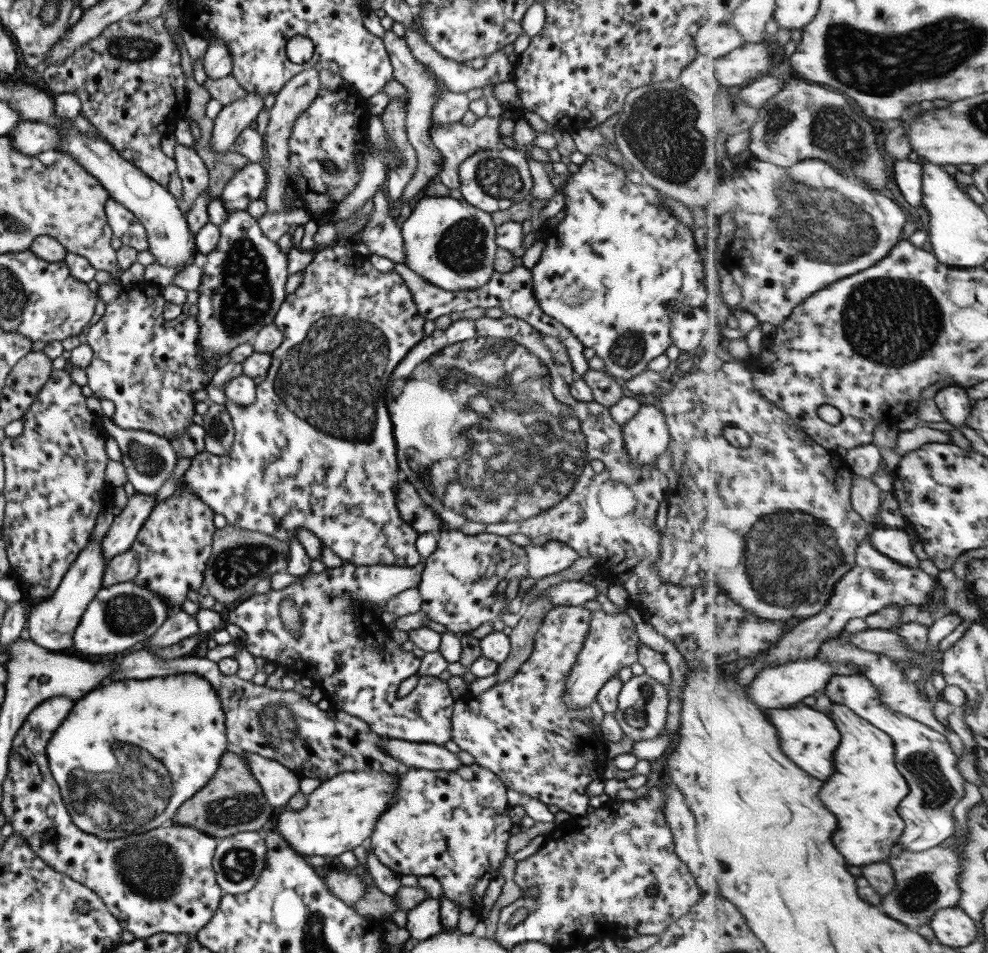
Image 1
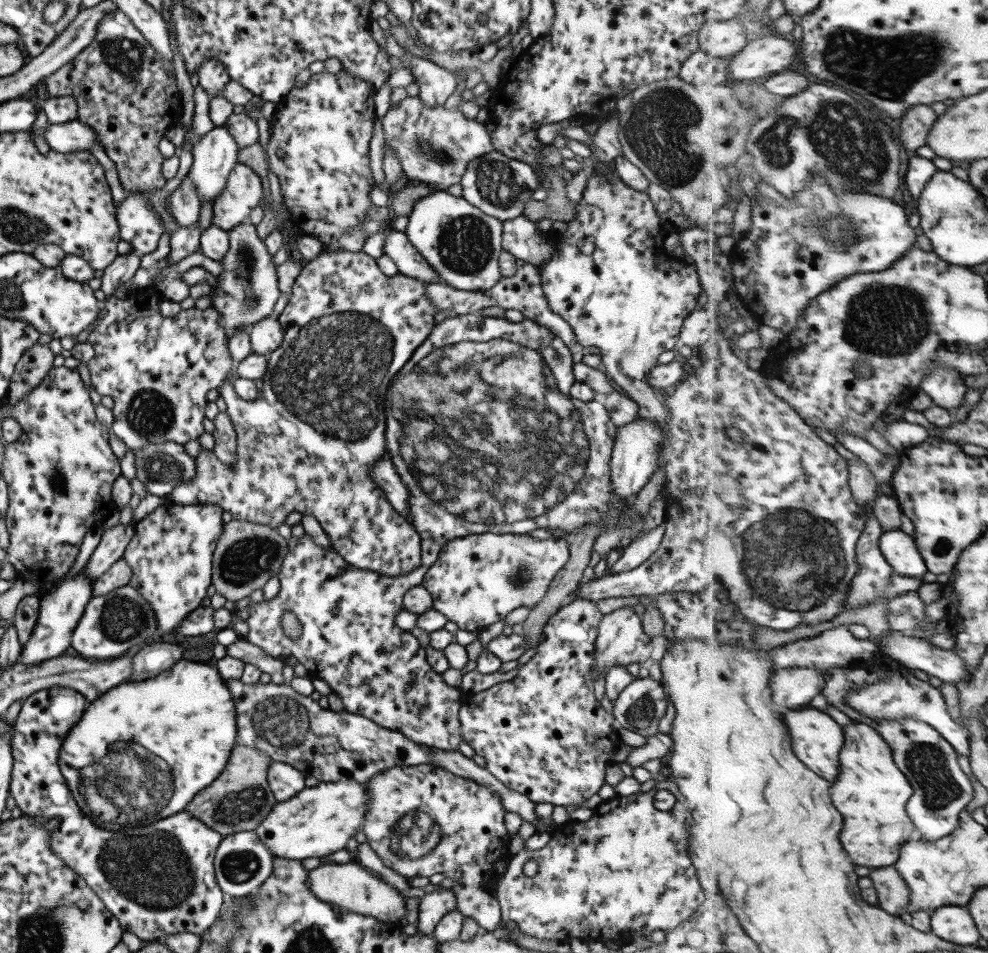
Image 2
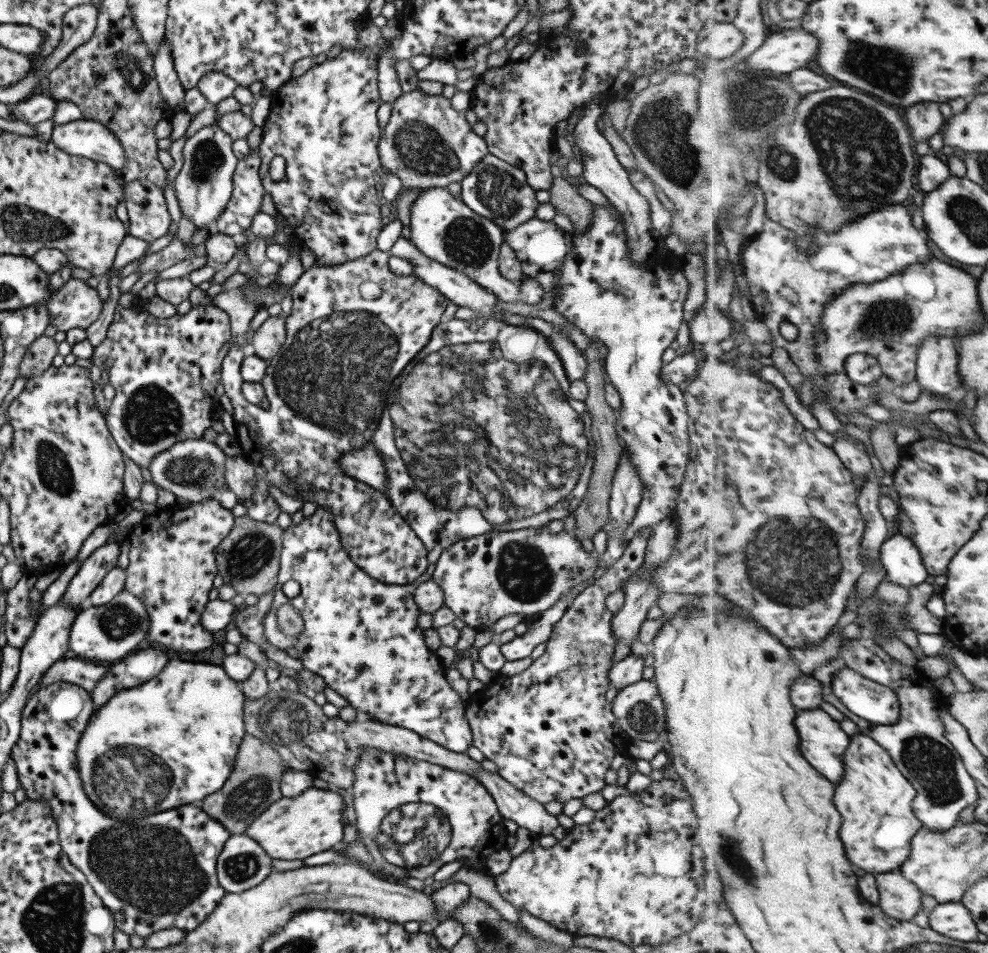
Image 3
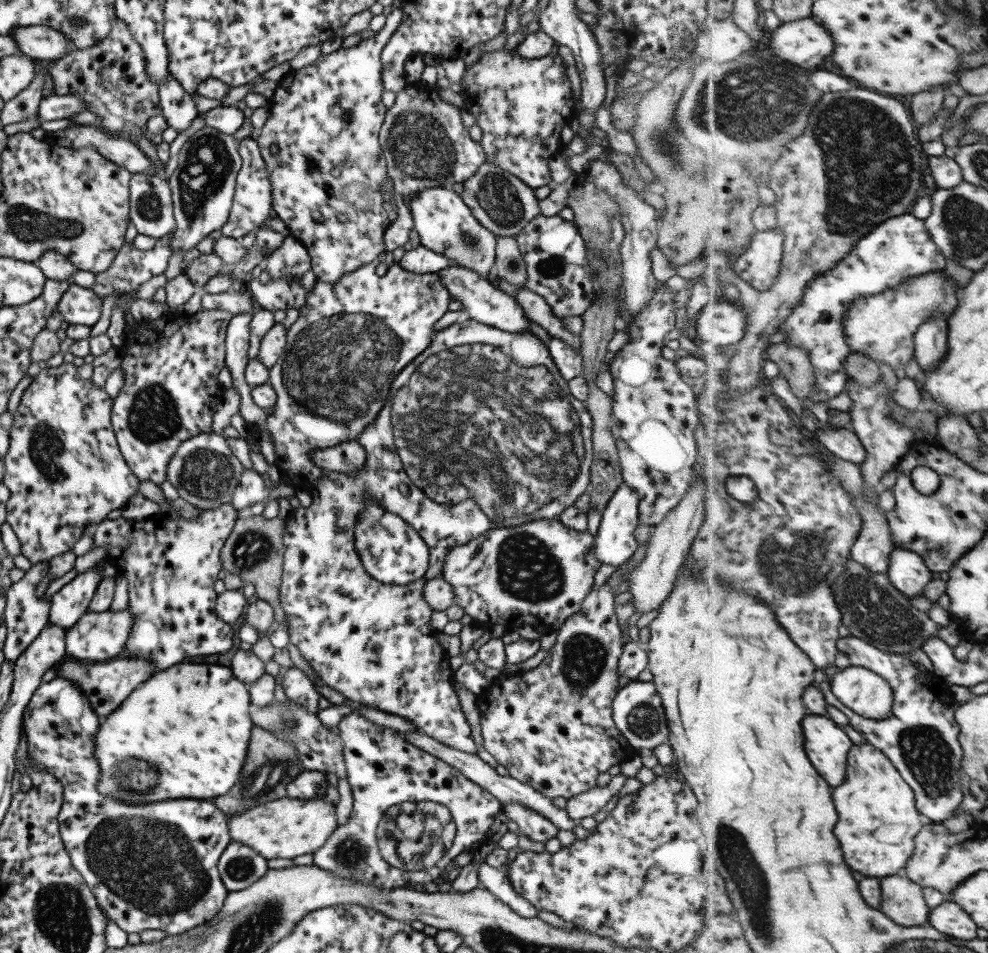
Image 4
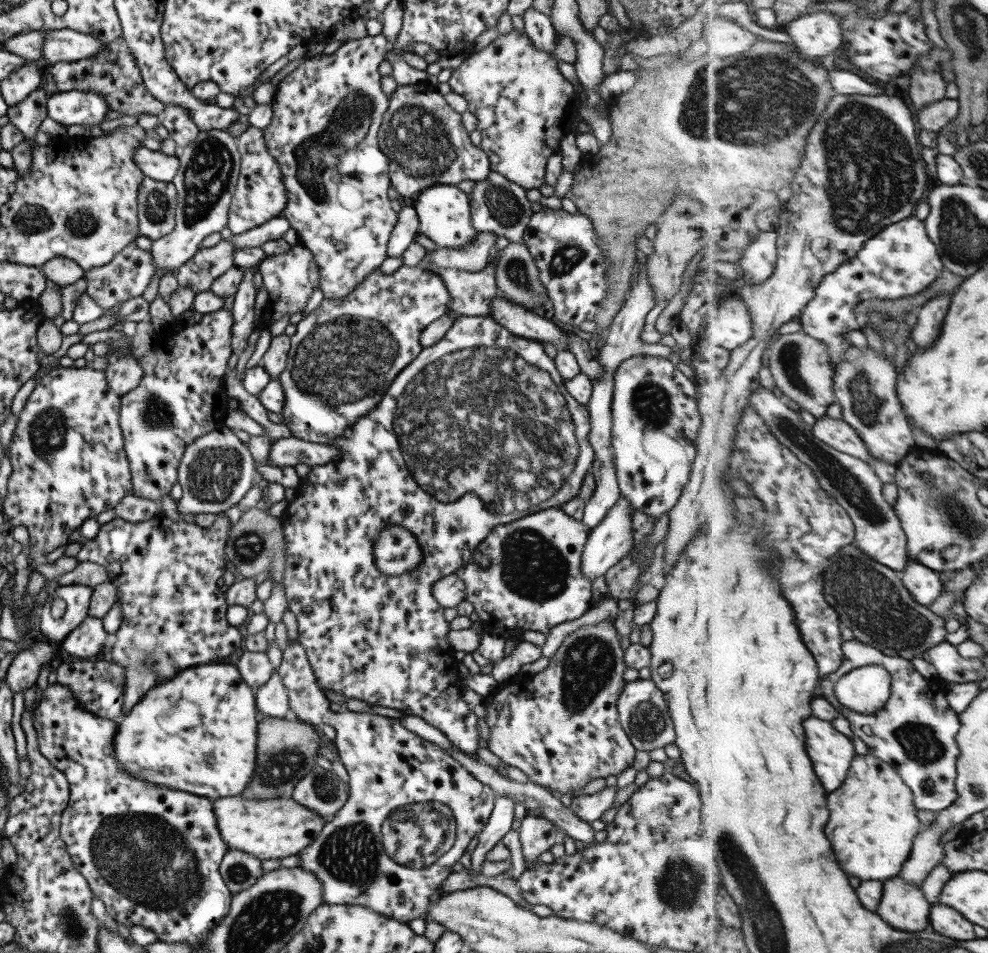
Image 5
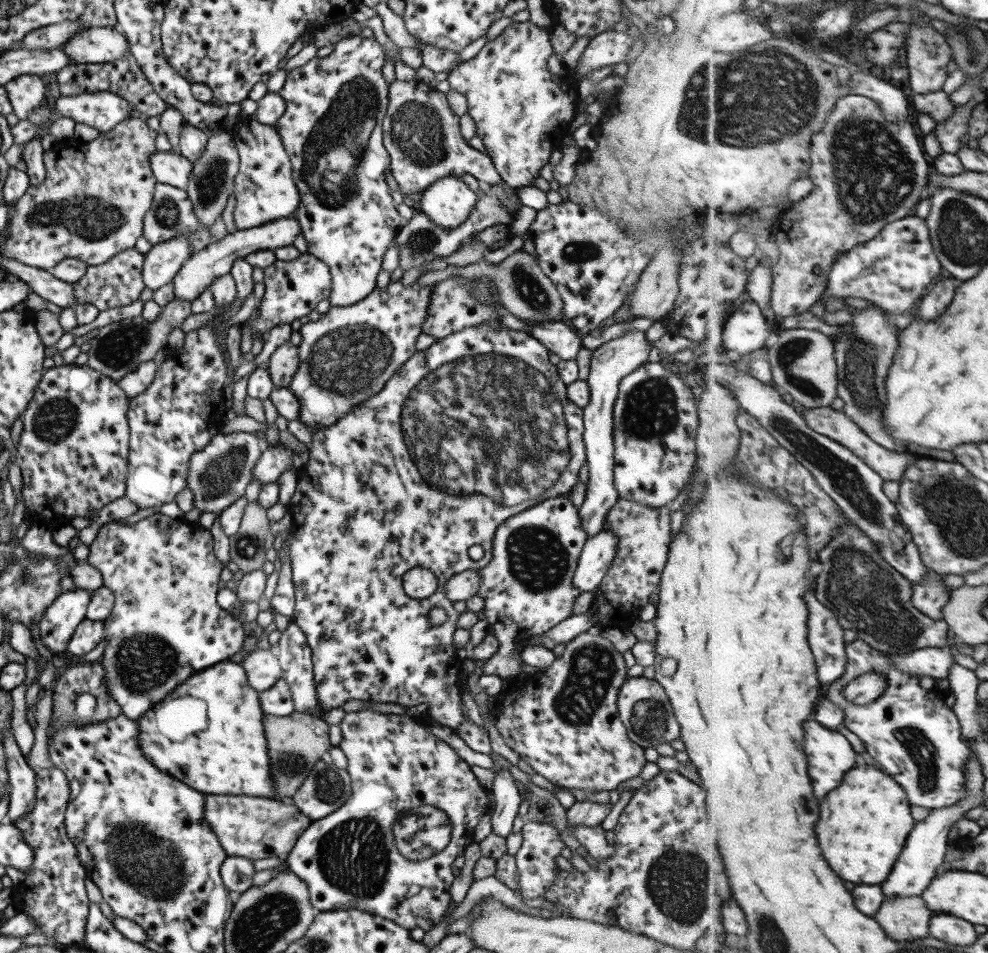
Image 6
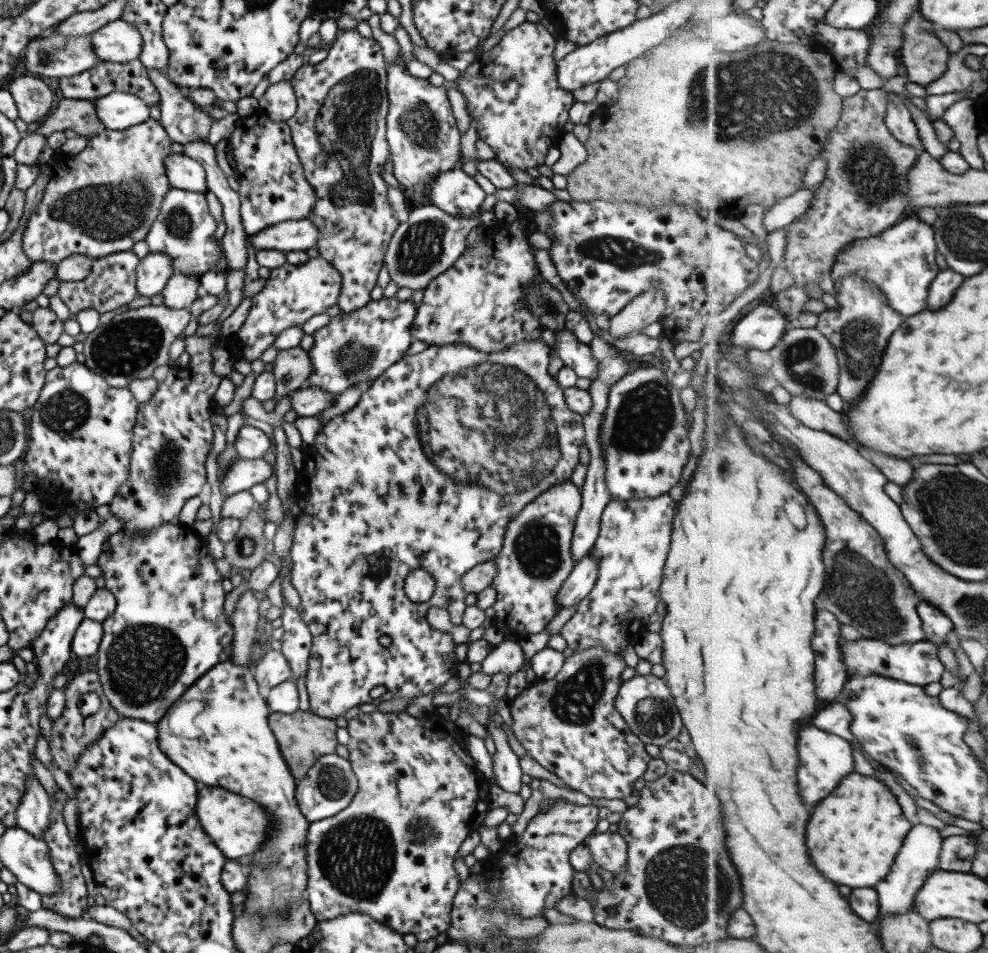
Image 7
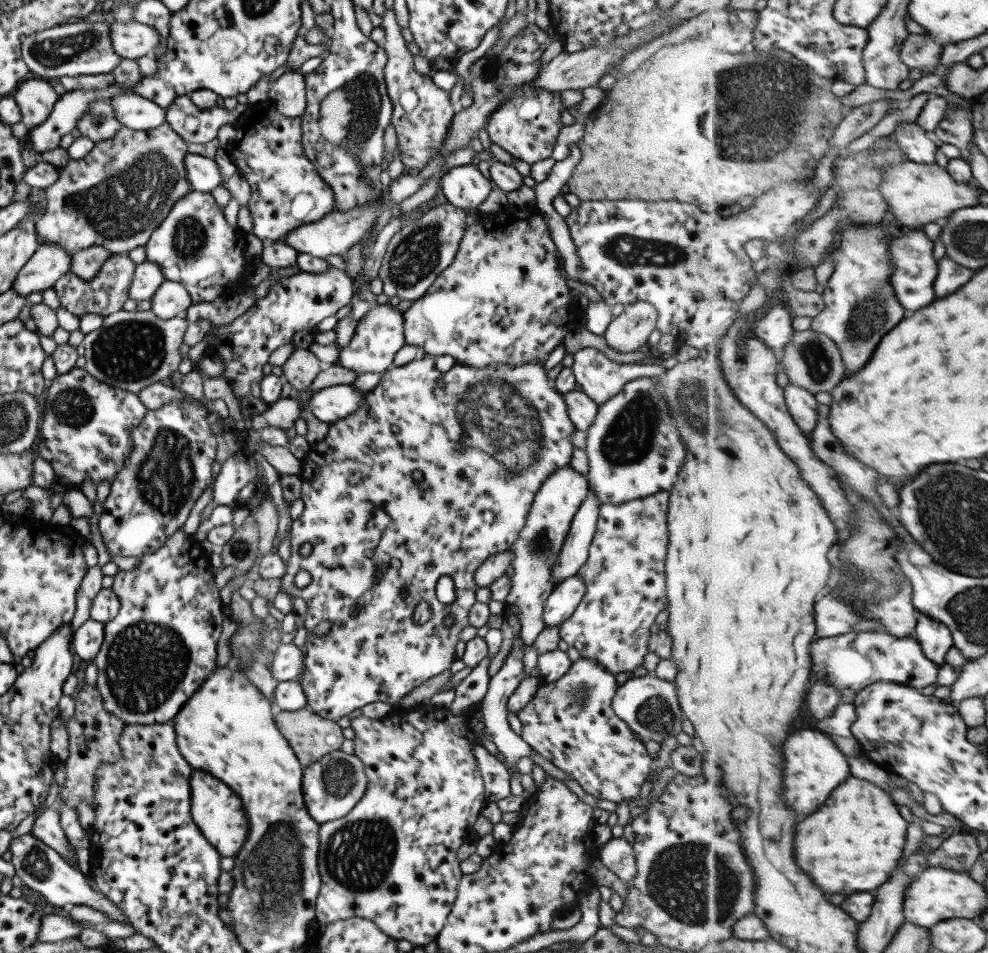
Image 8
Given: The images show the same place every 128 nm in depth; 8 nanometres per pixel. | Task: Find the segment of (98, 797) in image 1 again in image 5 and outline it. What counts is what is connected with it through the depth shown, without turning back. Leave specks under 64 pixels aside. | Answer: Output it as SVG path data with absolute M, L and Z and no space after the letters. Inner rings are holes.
M207 663L207 664L205 664L205 665L200 665L200 666L195 666L195 667L192 667L192 668L191 668L191 669L185 669L185 670L179 670L179 671L178 671L178 672L177 672L177 674L175 674L175 676L173 676L173 678L169 678L169 680L165 680L165 682L161 682L161 684L157 684L157 686L153 686L153 688L149 688L149 690L147 690L147 692L145 692L145 694L143 694L143 696L141 696L141 700L139 700L139 702L137 702L137 704L135 704L135 706L133 706L133 708L131 708L131 710L129 710L129 712L123 712L123 713L122 713L122 715L121 715L121 716L119 716L119 718L117 718L117 719L116 719L116 722L117 722L117 732L115 732L115 736L113 736L113 753L115 753L115 759L117 759L117 765L119 765L119 767L121 767L121 769L123 769L123 771L125 771L125 773L129 773L129 775L133 775L133 777L137 777L137 779L143 779L143 781L147 781L147 783L155 783L155 785L161 785L161 787L167 787L167 788L169 788L169 789L173 789L173 790L182 790L182 791L187 791L187 792L188 792L188 793L189 793L189 794L195 794L195 795L197 795L197 796L200 796L200 797L207 797L207 798L208 798L208 799L211 799L211 800L214 800L214 799L216 799L216 798L223 798L223 797L232 797L232 796L235 796L235 795L239 795L239 794L241 794L241 792L243 792L243 790L245 790L245 788L247 788L247 782L249 782L249 780L251 780L251 776L253 776L253 770L255 770L255 742L256 742L256 740L257 740L257 731L256 731L256 728L257 728L257 723L258 723L258 722L257 722L257 721L255 721L255 712L256 712L256 706L255 706L255 701L254 701L254 691L253 691L253 689L252 689L252 688L251 688L251 687L250 687L250 686L249 686L249 685L248 685L248 684L247 684L247 683L246 683L246 682L245 682L245 681L243 681L243 679L242 679L242 678L241 678L241 677L240 677L240 674L239 674L239 671L238 671L238 670L237 670L237 668L236 668L236 667L235 667L235 666L231 666L231 664L221 664L221 663L217 663L217 664L213 664L213 663ZM181 700L187 700L187 704L195 704L195 706L197 706L197 714L199 714L199 716L197 716L197 718L193 718L193 716L189 716L189 724L183 724L183 722L185 722L185 716L183 716L183 718L181 718L181 716L179 716L179 714L173 714L173 712L177 712L177 702L181 702Z

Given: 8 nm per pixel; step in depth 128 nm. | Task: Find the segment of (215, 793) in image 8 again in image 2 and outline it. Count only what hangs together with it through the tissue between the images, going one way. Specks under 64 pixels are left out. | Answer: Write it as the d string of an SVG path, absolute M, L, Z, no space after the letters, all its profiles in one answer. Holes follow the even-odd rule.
M355 780L318 782L314 787L305 787L285 801L276 802L252 831L272 856L299 862L303 858L325 857L345 848L349 838L355 838L355 832L361 829L365 803L367 792L364 784Z

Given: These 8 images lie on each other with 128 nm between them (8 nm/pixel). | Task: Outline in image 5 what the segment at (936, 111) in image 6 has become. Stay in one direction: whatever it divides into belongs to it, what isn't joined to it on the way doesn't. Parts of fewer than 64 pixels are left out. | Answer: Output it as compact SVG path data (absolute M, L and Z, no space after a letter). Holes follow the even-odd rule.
M946 96L944 99L921 107L917 110L919 128L937 134L945 125L951 124L959 116L960 106L958 98Z

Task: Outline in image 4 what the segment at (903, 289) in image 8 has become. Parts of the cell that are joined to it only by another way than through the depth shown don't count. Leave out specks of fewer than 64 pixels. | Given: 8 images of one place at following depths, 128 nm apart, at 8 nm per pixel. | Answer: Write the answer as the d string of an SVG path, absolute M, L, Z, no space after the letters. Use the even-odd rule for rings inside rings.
M901 214L901 216L885 220L883 224L875 226L875 229L871 230L865 238L861 238L853 244L853 250L845 260L841 260L833 270L825 272L823 276L817 276L815 280L807 284L803 302L793 308L793 314L779 326L777 332L785 332L785 335L788 336L787 341L791 345L805 347L809 351L811 361L815 365L815 377L817 377L816 392L813 398L810 398L813 403L831 400L831 398L835 398L838 394L846 391L848 376L843 364L854 352L851 351L851 345L849 345L847 335L845 335L845 318L847 318L847 312L851 310L853 302L857 302L859 298L867 298L867 296L873 296L879 292L893 290L893 288L901 286L903 282L907 282L909 278L925 276L931 272L941 272L941 270L945 270L947 262L948 260L942 250L931 238L926 222L914 214Z

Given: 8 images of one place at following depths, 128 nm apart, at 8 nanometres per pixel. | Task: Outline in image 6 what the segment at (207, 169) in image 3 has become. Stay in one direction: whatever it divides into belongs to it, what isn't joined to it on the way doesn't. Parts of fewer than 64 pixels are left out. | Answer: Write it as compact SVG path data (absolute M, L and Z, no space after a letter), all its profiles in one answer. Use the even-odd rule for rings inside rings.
M222 131L217 134L208 133L205 150L197 160L191 160L191 176L187 182L185 193L187 201L191 202L191 211L195 213L197 221L210 227L226 204L227 197L234 186L234 178L239 168L238 152L229 132ZM179 234L165 242L153 244L144 254L141 280L145 288L153 291L171 282L174 274L191 256L187 235L189 234Z

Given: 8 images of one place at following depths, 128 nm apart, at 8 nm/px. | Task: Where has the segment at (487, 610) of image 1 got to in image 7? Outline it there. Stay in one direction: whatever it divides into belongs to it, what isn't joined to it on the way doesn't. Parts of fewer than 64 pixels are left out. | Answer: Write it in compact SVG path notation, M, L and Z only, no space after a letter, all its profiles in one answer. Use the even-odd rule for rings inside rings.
M570 480L561 481L539 493L518 512L517 517L508 523L505 535L502 536L501 550L493 559L495 576L489 584L495 588L495 600L492 605L495 611L493 618L499 620L499 622L491 622L491 626L502 635L507 633L518 635L518 637L536 635L545 630L547 623L557 615L559 604L555 602L555 595L574 564L571 558L571 537L579 507L580 492L577 485L573 485ZM517 638L501 640L497 646L489 651L479 664L479 672L482 675L494 675L497 673L513 674L525 666L523 652Z

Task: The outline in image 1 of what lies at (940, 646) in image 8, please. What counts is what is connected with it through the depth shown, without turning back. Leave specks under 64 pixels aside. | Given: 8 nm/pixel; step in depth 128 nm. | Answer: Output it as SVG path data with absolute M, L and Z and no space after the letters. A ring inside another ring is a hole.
M879 526L873 534L869 536L873 546L884 555L897 560L903 566L909 568L919 568L919 558L913 550L911 536L902 529L890 529Z

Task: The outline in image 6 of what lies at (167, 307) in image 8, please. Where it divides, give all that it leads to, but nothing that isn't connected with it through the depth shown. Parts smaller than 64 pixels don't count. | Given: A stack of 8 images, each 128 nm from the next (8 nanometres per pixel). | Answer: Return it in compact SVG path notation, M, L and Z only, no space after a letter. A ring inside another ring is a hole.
M287 217L273 220L257 226L255 228L247 228L247 230L237 229L233 233L227 233L218 241L213 241L203 250L191 254L191 256L181 265L181 268L174 274L171 279L173 284L174 298L177 300L187 300L191 302L196 296L209 288L215 278L230 272L231 263L237 257L244 257L250 252L256 250L270 250L273 248L283 248L283 246L291 246L295 236L299 234L299 225L295 219Z

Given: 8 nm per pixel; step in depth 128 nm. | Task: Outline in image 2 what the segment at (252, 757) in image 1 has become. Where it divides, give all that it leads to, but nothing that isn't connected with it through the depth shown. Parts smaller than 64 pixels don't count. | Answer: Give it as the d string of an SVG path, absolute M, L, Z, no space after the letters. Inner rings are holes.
M269 762L266 779L275 802L285 801L305 788L301 771L284 762Z

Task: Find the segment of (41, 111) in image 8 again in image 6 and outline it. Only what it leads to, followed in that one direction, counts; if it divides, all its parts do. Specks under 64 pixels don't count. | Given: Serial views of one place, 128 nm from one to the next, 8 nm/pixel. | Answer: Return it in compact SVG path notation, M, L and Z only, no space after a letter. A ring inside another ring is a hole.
M23 74L4 84L12 112L18 120L25 120L33 108L44 103L45 88L41 78L33 74Z

